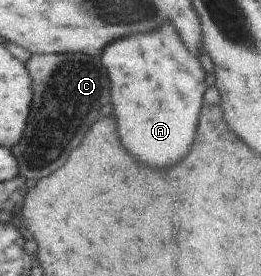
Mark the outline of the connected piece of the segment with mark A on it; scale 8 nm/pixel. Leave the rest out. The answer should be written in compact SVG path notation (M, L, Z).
M159 27L145 35L119 39L105 47L101 61L111 79L111 105L123 147L143 165L165 169L191 151L203 93L205 71L183 47L175 27Z

